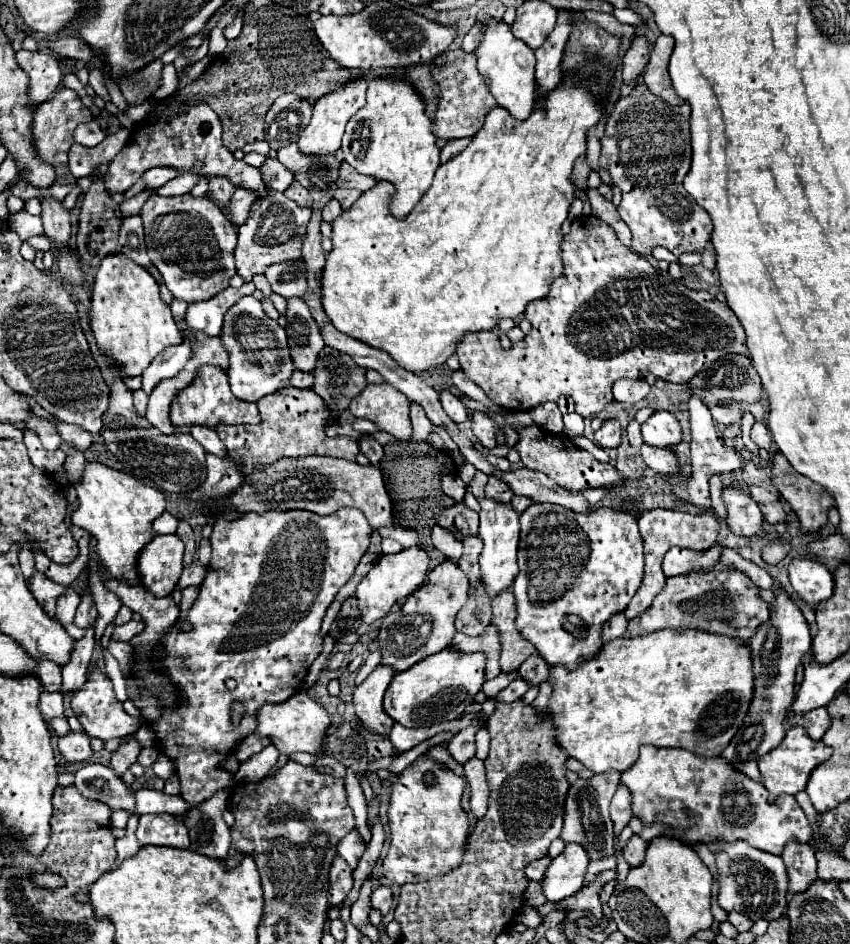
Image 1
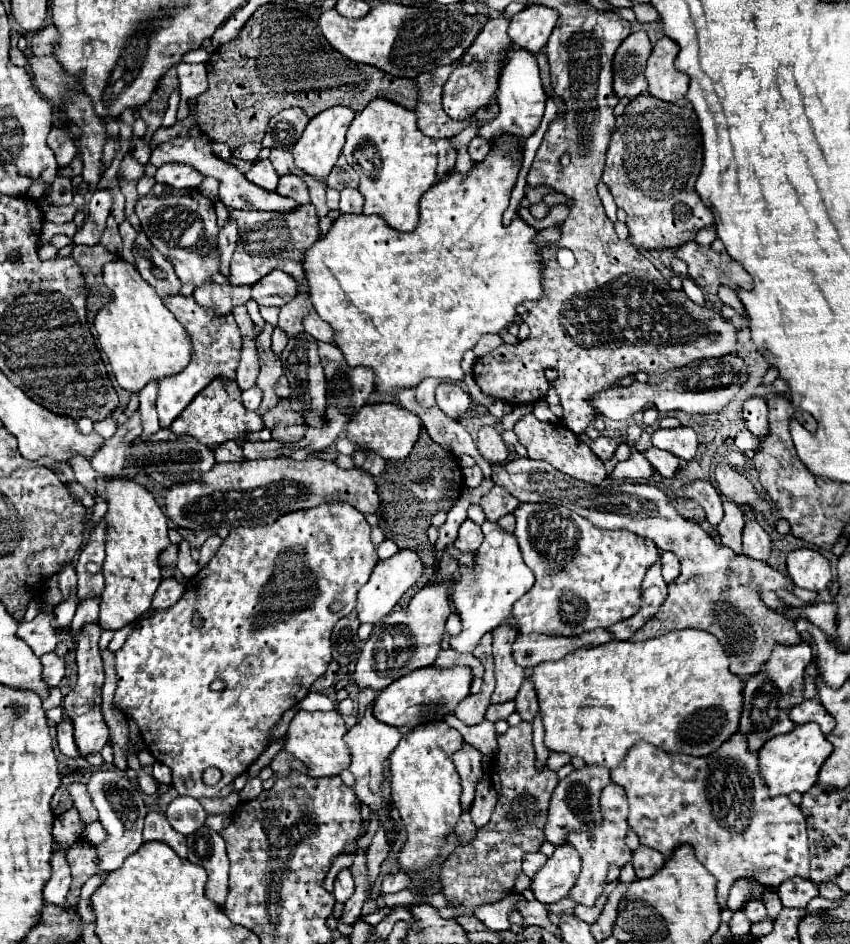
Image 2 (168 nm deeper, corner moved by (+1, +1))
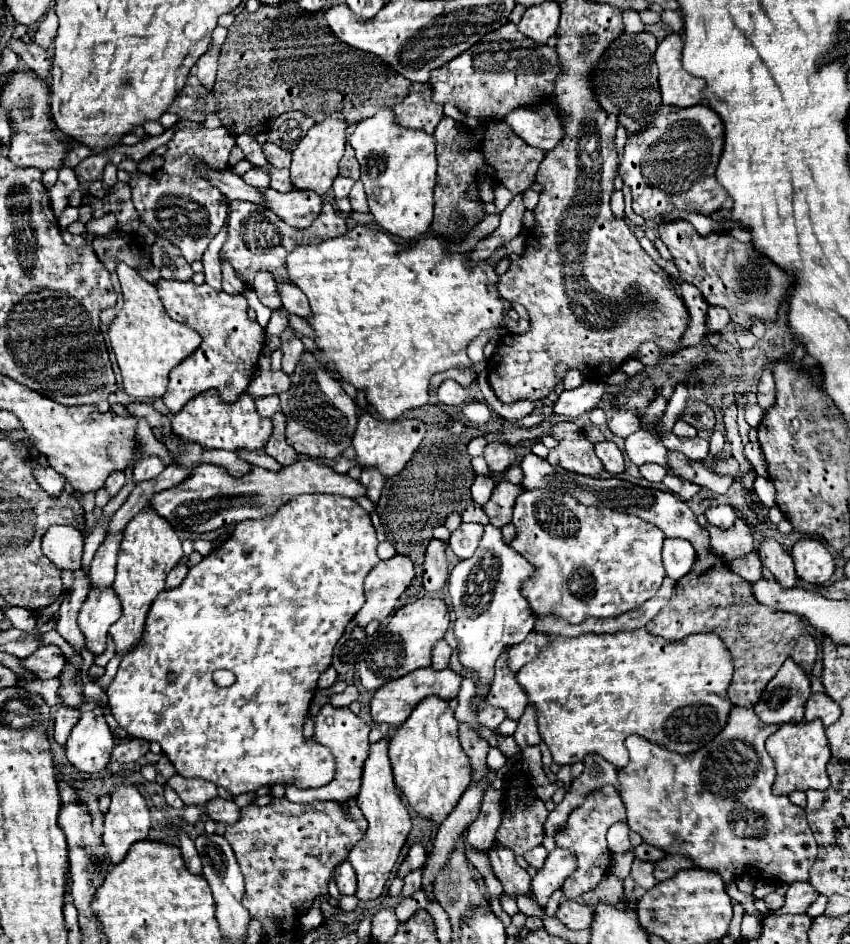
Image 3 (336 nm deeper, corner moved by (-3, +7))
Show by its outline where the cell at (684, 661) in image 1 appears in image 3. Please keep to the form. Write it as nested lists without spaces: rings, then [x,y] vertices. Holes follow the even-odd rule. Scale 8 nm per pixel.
[[[638,628],[638,630],[632,630],[632,632],[616,632],[616,634],[582,634],[578,638],[556,638],[554,644],[550,644],[546,650],[542,650],[532,662],[524,664],[520,668],[520,672],[516,674],[518,682],[524,686],[526,694],[528,694],[528,702],[536,704],[538,708],[538,728],[540,728],[540,736],[542,740],[548,744],[550,752],[552,752],[552,758],[556,764],[564,766],[564,764],[576,764],[580,762],[586,754],[594,752],[594,754],[600,754],[604,760],[612,762],[616,768],[624,768],[626,766],[626,746],[624,746],[624,740],[630,736],[630,734],[638,734],[638,736],[644,736],[648,738],[650,742],[658,744],[658,746],[664,746],[666,750],[672,750],[672,752],[678,752],[678,754],[690,754],[690,752],[696,752],[698,748],[702,748],[704,744],[708,744],[712,738],[716,738],[722,728],[726,726],[728,722],[728,716],[730,716],[730,710],[732,710],[732,702],[728,698],[728,686],[730,686],[730,680],[732,680],[732,672],[734,672],[734,664],[732,664],[732,656],[728,652],[728,648],[724,646],[724,642],[716,636],[716,634],[692,634],[692,636],[686,636],[682,640],[676,640],[676,642],[670,642],[670,640],[662,640],[660,636],[654,636],[650,632],[646,632],[646,628]]]

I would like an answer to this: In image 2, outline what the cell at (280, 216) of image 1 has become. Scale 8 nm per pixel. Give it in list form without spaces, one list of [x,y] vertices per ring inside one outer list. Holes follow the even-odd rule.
[[[312,204],[298,206],[294,212],[258,212],[258,210],[230,210],[230,218],[238,224],[238,242],[232,256],[230,284],[252,286],[264,278],[270,270],[282,270],[290,274],[298,284],[304,282],[302,256],[304,252],[322,238],[318,228],[318,214]]]

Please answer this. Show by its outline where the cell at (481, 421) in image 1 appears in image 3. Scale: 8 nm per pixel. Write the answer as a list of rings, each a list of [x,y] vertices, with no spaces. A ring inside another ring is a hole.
[[[490,442],[484,448],[484,458],[488,462],[490,474],[500,474],[516,460],[516,448],[508,442]]]

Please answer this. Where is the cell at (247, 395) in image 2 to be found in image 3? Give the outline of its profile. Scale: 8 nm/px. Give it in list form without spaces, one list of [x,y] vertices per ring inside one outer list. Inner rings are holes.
[[[262,396],[262,398],[256,398],[256,410],[258,410],[258,414],[264,416],[264,418],[270,418],[272,414],[280,412],[278,396]]]

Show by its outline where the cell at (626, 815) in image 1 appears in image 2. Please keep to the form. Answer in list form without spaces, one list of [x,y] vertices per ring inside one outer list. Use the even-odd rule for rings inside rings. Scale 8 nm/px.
[[[608,784],[602,794],[600,794],[600,812],[602,812],[602,824],[600,828],[594,828],[592,832],[570,832],[566,836],[566,844],[574,846],[582,858],[582,872],[574,884],[574,888],[570,890],[570,896],[576,904],[584,904],[584,906],[592,906],[596,902],[596,898],[604,892],[606,888],[606,872],[608,872],[608,864],[616,862],[620,866],[624,866],[626,862],[632,860],[632,850],[624,844],[626,832],[628,832],[628,812],[629,806],[626,796],[622,794],[624,790]]]

